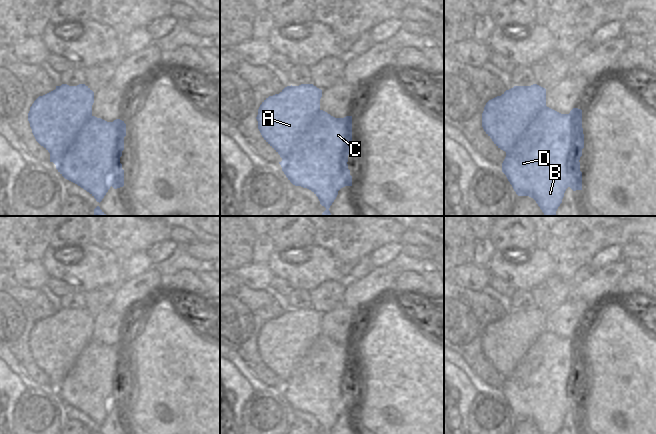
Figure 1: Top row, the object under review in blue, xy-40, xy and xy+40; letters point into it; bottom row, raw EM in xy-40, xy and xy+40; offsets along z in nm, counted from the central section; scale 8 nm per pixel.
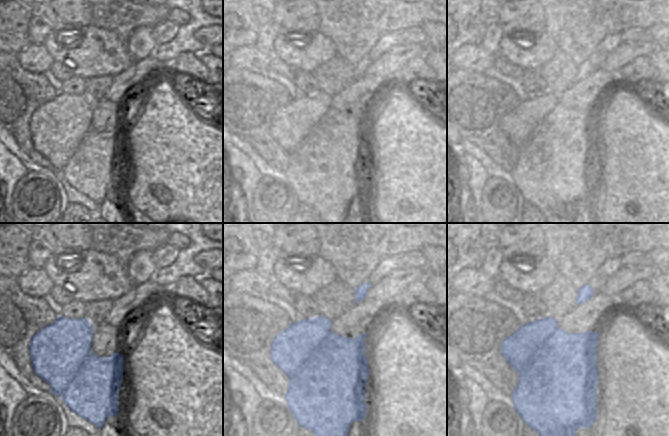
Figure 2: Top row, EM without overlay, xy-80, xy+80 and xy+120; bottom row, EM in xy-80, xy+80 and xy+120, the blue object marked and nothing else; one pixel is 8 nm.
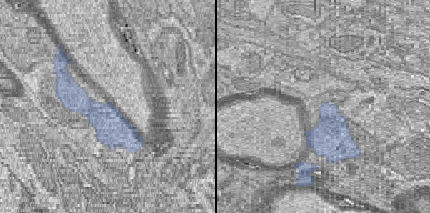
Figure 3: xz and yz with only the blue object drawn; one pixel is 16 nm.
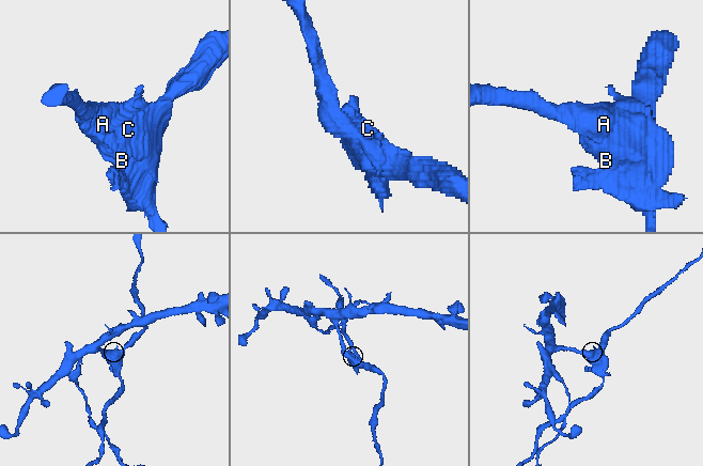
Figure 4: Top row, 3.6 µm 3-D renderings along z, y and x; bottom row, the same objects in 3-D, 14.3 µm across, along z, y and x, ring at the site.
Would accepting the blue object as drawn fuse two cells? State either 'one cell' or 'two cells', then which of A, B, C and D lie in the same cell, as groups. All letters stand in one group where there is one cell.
two cells | A / B C D

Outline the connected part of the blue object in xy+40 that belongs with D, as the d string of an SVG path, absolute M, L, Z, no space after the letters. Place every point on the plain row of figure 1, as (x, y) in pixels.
M545 330L536 338L512 373L506 376L502 396L518 420L533 422L541 434L557 434L568 411L573 415L582 414L582 396L579 384L583 372L582 334L573 332L569 338L561 338Z

